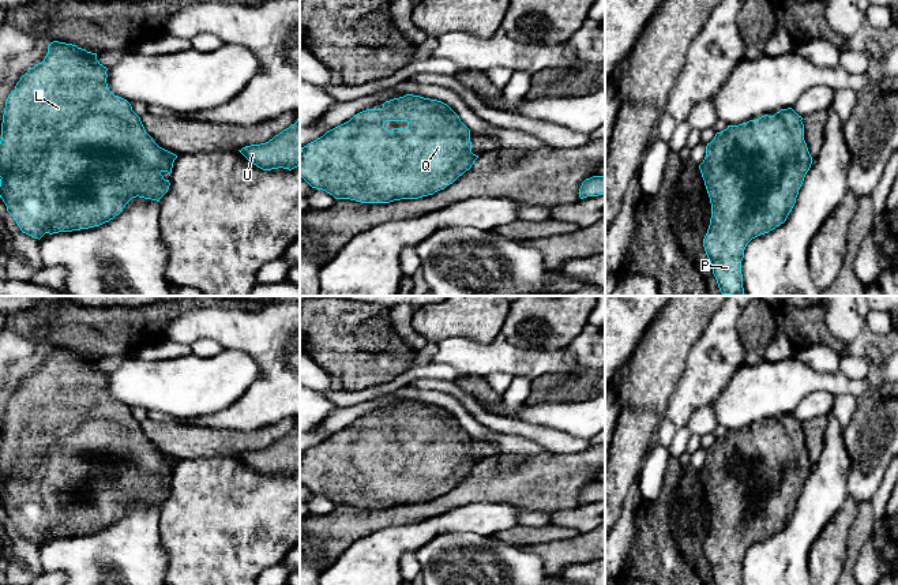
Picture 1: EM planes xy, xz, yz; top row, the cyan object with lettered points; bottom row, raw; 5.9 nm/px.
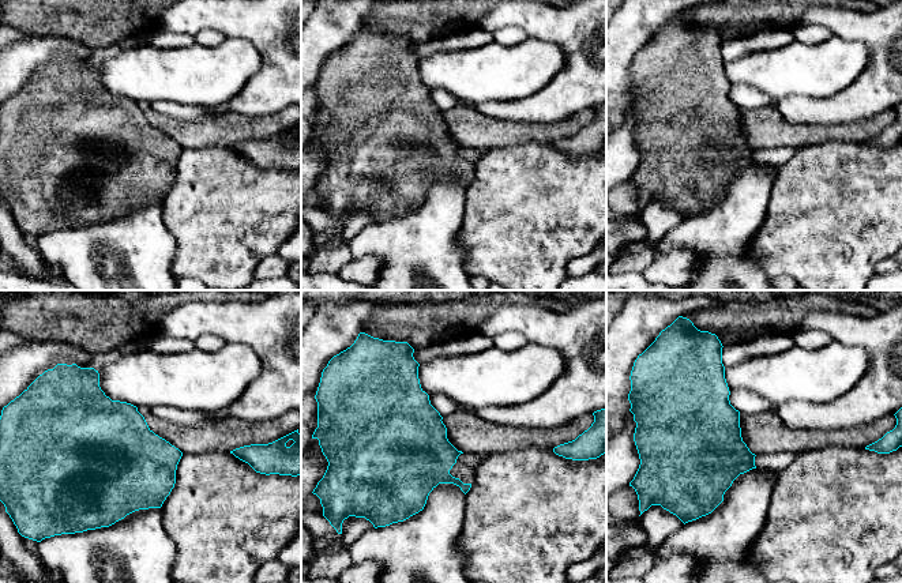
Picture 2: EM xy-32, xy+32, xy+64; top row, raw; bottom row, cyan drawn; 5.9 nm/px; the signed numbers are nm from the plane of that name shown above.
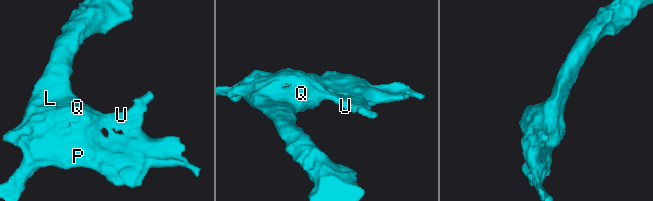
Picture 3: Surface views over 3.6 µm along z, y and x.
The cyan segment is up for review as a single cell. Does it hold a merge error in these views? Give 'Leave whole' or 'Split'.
Leave whole

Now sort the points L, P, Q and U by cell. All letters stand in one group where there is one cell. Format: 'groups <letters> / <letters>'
groups L P Q U

